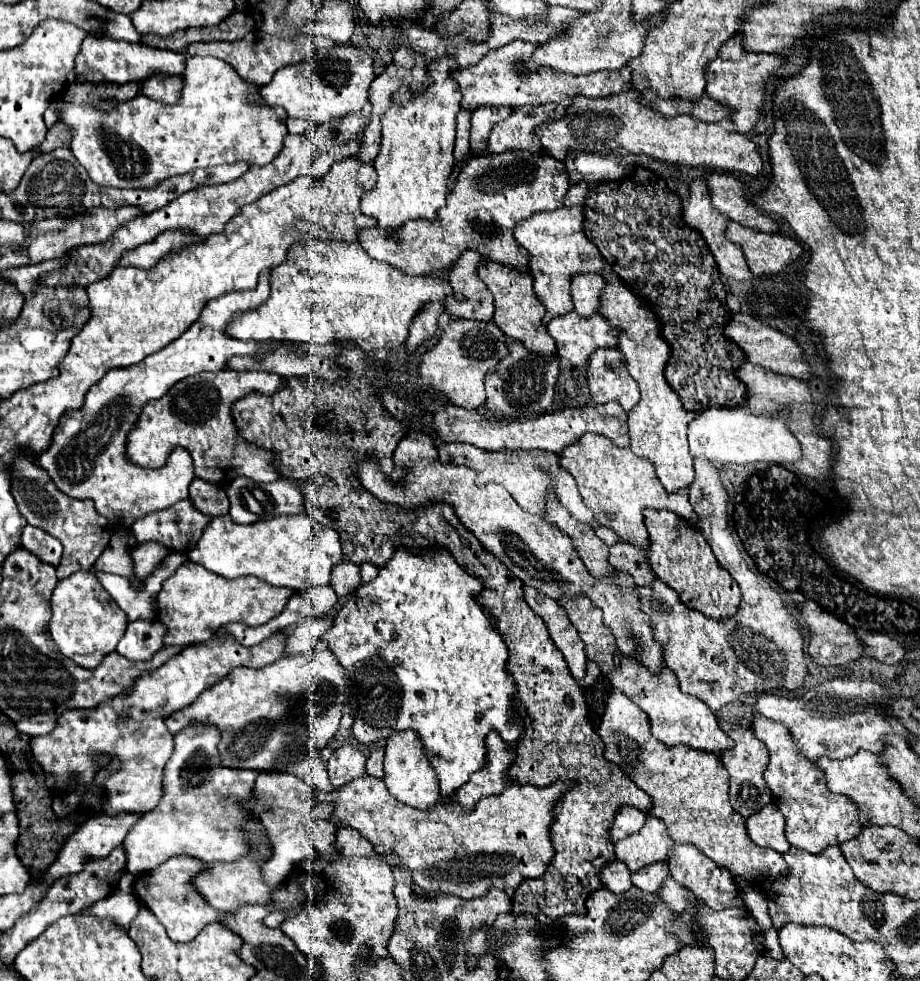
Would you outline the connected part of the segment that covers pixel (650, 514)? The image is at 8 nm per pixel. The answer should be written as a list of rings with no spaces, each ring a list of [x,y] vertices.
[[[644,510],[644,522],[650,536],[646,554],[652,572],[664,584],[674,588],[680,594],[680,600],[688,604],[688,608],[694,608],[712,618],[730,618],[732,614],[736,614],[736,608],[740,604],[738,584],[718,564],[702,532],[668,510]]]

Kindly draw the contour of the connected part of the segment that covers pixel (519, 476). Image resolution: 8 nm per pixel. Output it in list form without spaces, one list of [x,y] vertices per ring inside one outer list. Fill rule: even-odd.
[[[438,444],[436,446],[440,462],[446,464],[462,464],[468,466],[472,470],[476,470],[478,474],[478,484],[488,484],[488,482],[496,482],[502,484],[512,498],[528,512],[536,514],[536,516],[544,516],[544,500],[548,490],[552,490],[558,500],[568,508],[568,512],[584,524],[596,526],[596,520],[592,516],[592,512],[582,504],[582,498],[578,494],[578,486],[572,478],[570,472],[566,472],[564,468],[560,468],[558,464],[558,454],[554,452],[542,452],[542,450],[500,450],[500,452],[486,452],[480,450],[472,444]]]

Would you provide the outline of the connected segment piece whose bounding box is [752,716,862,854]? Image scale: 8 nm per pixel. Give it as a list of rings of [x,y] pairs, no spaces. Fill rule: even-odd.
[[[754,718],[752,730],[756,738],[762,740],[768,748],[770,760],[764,770],[764,780],[772,790],[772,800],[786,818],[786,838],[792,846],[804,848],[806,852],[822,852],[828,846],[840,846],[852,840],[860,832],[858,808],[846,796],[834,794],[824,784],[824,772],[796,752],[796,744],[792,742],[784,724],[770,722],[766,718]]]

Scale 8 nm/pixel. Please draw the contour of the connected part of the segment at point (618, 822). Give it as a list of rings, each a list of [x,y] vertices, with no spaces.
[[[624,806],[618,808],[612,830],[610,830],[610,840],[622,840],[628,838],[632,832],[638,832],[644,826],[646,814],[638,809]]]

